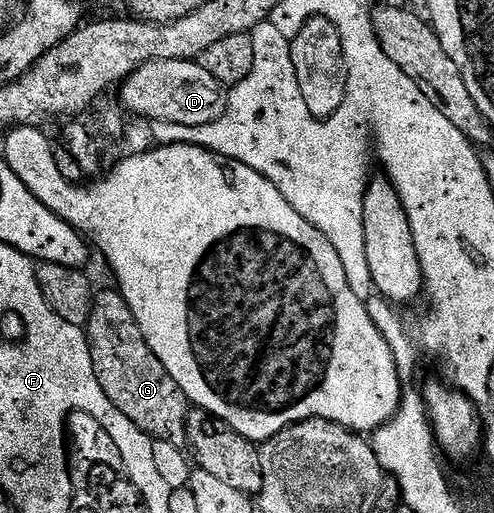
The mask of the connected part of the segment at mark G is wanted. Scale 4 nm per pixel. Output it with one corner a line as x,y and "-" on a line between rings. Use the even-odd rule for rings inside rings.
116,289
110,291
98,290
93,296
93,308
87,324
89,348
91,349
91,361
95,365
95,377
99,377
99,385
103,385
103,393
111,397
115,405
117,415
131,417
143,433
147,433
154,441
167,441
171,445
184,448
187,440
187,417
191,410
188,397
179,389
175,377
163,369
163,361
155,357
151,345
147,345
147,337
143,337
143,329
139,329
139,321
135,321
135,313
131,313
131,305
122,297

